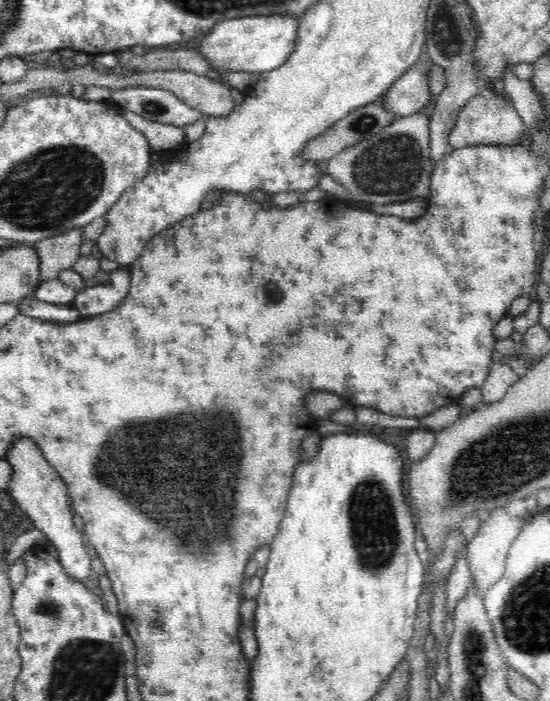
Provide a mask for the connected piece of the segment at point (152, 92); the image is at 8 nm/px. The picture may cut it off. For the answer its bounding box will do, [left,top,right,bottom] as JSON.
[111,86,208,127]

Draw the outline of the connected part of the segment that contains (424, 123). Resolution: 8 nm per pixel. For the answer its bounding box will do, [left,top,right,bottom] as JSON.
[328,111,435,205]

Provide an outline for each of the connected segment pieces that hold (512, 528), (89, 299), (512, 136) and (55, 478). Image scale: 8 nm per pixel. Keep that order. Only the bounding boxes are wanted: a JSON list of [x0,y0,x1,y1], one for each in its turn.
[[467,507,526,596],[72,264,131,317],[448,93,526,149],[6,440,94,587]]

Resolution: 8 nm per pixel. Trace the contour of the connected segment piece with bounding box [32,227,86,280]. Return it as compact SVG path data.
M80 227L32 244L40 259L41 280L58 279L60 270L71 268L80 257L80 246L84 240L86 227Z

